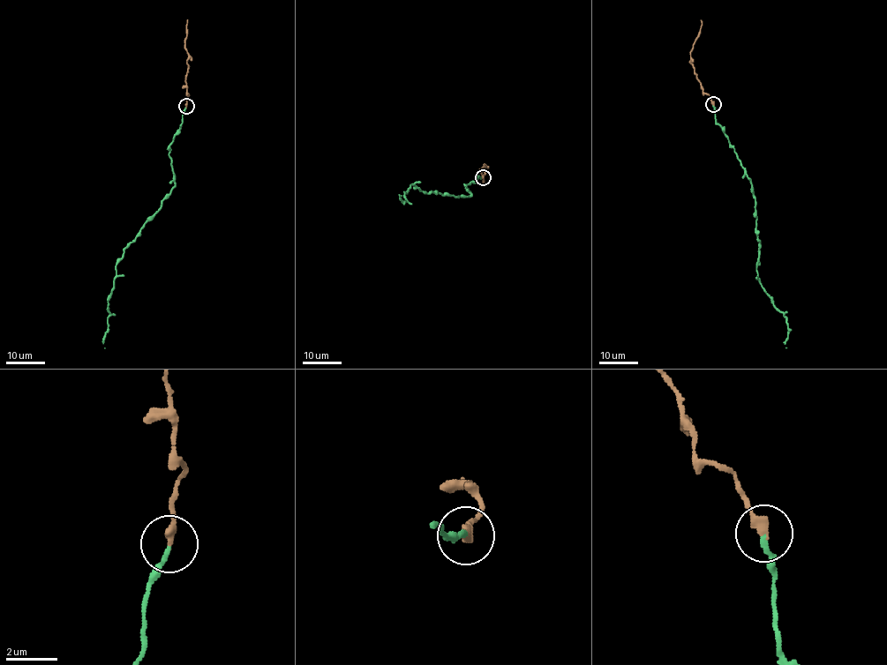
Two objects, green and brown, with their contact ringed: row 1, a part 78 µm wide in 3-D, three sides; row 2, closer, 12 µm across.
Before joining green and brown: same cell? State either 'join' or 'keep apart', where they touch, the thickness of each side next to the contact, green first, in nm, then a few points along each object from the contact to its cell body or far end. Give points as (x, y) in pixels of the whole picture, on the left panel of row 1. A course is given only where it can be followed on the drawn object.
join | (186, 106) | 180/360 nm | green via (186, 106), (169, 145), (175, 186), (116, 265), (104, 348) | brown via (186, 106), (187, 19)

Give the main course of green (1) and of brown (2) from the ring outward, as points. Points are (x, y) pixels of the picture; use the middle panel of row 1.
1: (483, 177), (479, 175), (466, 185), (471, 195), (428, 193), (412, 183), (405, 192), (406, 201), (401, 196)
2: (483, 177), (484, 165), (482, 168), (484, 185)

